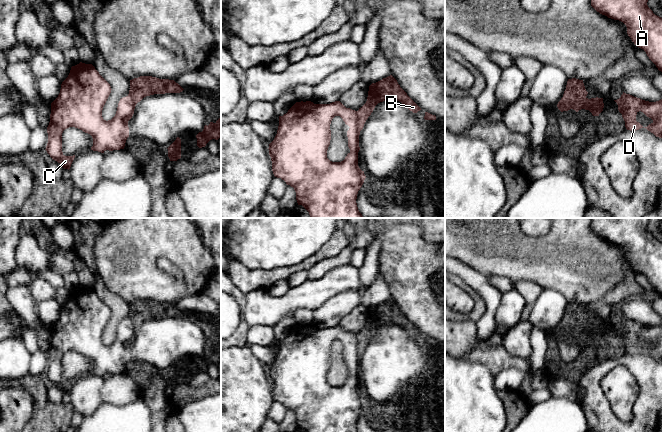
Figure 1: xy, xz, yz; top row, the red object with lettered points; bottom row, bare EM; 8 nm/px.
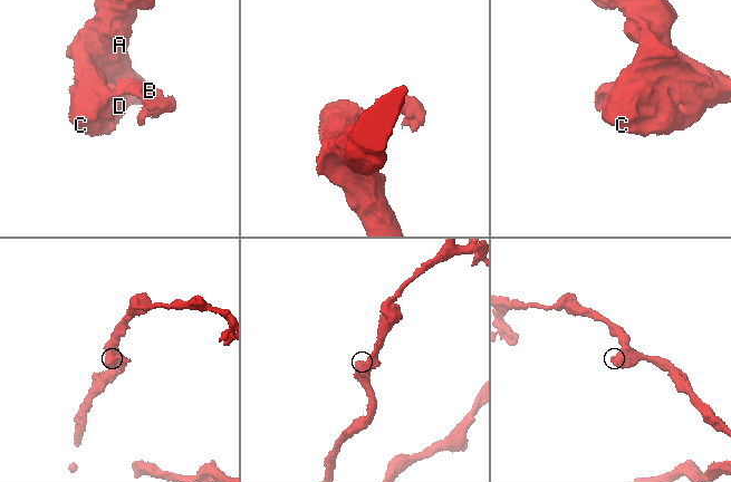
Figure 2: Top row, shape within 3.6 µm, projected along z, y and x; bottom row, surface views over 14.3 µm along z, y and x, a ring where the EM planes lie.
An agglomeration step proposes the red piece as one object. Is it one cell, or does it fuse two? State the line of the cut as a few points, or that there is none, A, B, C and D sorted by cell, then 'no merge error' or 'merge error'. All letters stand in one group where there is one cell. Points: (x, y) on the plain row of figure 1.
no cut | A B C D | no merge error

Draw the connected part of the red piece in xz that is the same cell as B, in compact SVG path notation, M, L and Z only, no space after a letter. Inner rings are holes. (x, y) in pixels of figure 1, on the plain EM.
M390 299L369 310L367 325L358 335L346 332L340 325L330 328L301 325L296 326L286 338L279 340L277 358L268 372L272 395L275 401L294 412L298 429L304 432L358 432L357 418L366 402L358 390L360 355L375 330L391 324L401 326L413 337L421 334ZM335 340L340 340L350 351L347 355L350 376L341 386L332 386L327 382L331 364L330 348Z

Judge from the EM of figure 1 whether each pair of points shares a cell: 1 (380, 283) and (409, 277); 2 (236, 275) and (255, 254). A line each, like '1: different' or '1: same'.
1: different
2: different

